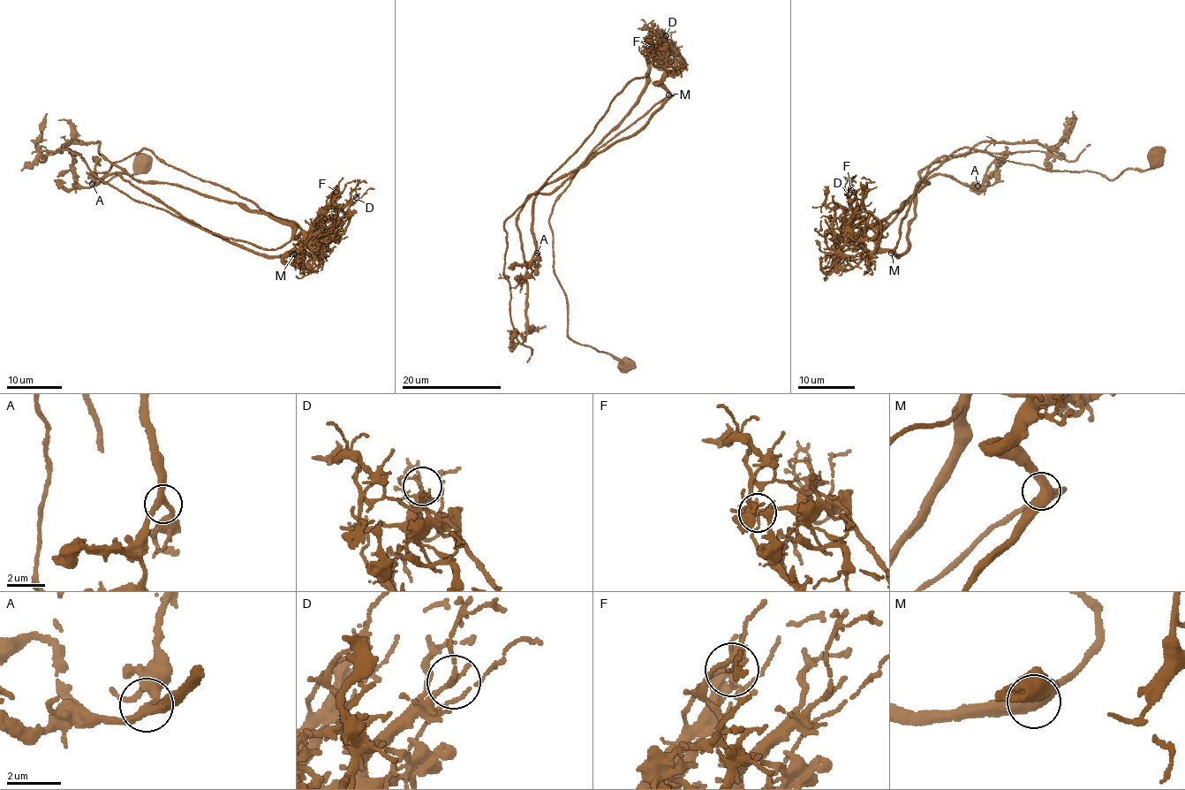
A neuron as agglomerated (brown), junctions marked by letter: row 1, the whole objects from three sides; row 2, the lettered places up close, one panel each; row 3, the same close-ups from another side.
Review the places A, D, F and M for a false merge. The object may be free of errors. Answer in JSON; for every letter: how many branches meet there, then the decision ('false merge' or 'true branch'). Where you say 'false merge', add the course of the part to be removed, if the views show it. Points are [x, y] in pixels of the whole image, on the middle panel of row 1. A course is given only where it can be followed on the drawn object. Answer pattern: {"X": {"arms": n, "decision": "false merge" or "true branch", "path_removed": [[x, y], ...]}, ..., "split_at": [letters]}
{"A": {"arms": 3, "decision": "true branch"}, "D": {"arms": 3, "decision": "true branch"}, "F": {"arms": 3, "decision": "false merge", "path_removed": [[652, 47], [666, 46], [504, 224], [509, 315], [527, 362]]}, "M": {"arms": 3, "decision": "true branch"}, "split_at": ["F"]}

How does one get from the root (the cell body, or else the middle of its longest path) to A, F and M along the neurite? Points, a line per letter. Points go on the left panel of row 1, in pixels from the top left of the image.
A: (139, 162), (106, 183), (87, 173), (147, 148), (291, 221), (307, 241), (254, 254), (118, 173), (92, 184)
F: (139, 162), (106, 183), (87, 173), (149, 149), (298, 224), (307, 241), (286, 262), (305, 252), (336, 192)
M: (139, 162), (134, 174), (106, 183), (87, 173), (109, 172), (147, 148), (291, 221), (307, 236), (294, 254)

